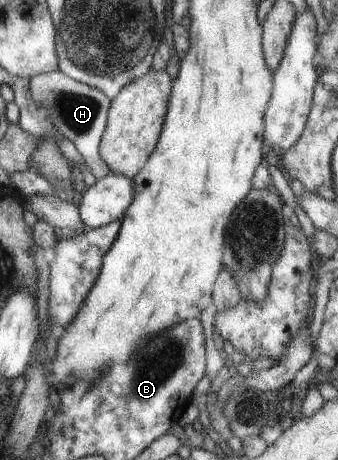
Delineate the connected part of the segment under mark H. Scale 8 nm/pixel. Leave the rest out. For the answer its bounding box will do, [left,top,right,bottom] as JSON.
[28,70,110,179]

